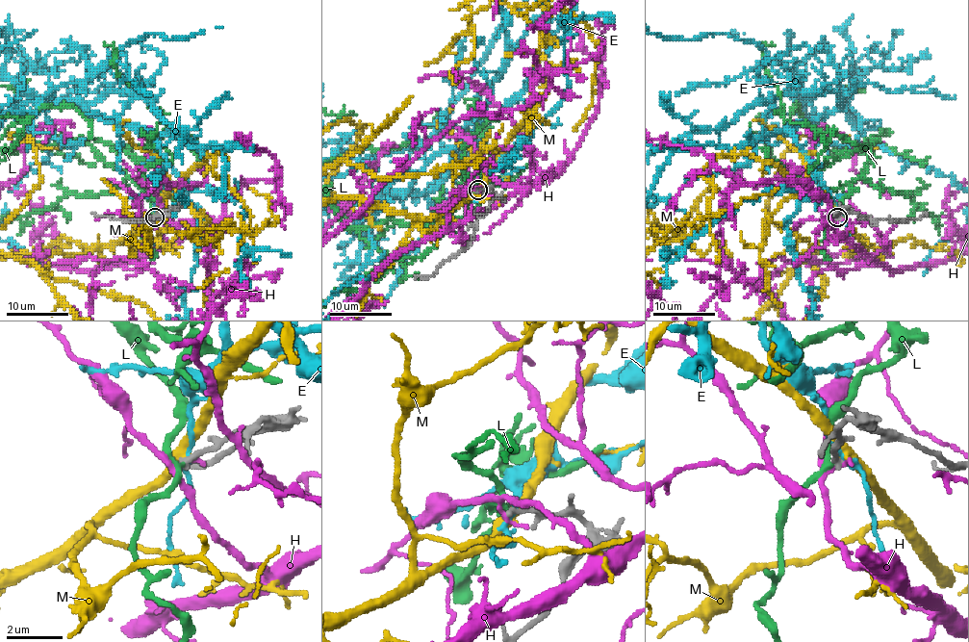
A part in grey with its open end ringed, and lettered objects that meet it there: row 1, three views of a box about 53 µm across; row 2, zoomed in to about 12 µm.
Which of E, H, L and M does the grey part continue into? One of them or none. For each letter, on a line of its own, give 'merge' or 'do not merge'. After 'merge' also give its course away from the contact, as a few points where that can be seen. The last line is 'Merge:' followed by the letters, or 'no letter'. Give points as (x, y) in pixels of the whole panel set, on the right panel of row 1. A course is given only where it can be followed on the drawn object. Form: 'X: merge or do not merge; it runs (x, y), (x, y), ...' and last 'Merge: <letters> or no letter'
E: do not merge
H: do not merge
L: merge
M: do not merge
Merge: L

